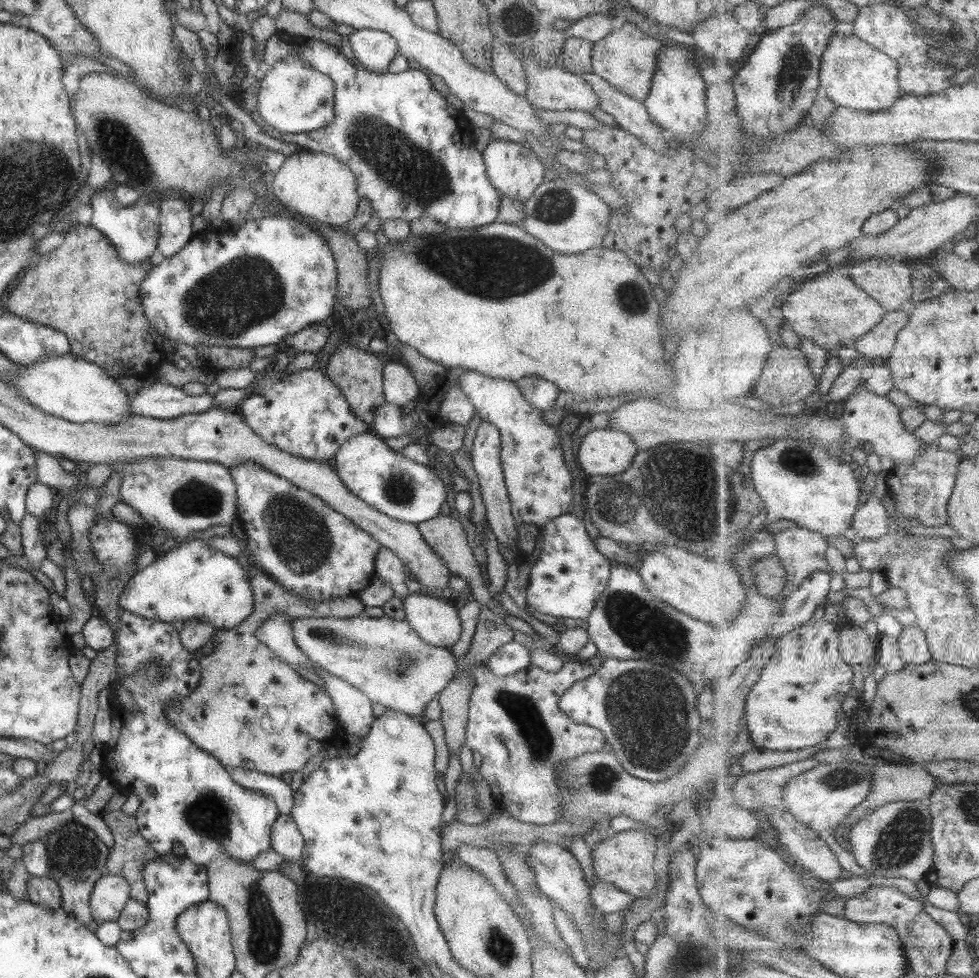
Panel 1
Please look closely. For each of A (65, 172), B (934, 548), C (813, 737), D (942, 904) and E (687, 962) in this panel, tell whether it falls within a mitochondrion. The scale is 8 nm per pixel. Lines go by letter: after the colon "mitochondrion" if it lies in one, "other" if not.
A: other
B: other
C: other
D: other
E: mitochondrion

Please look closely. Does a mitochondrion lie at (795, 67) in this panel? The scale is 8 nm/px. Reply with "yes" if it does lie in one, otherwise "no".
yes

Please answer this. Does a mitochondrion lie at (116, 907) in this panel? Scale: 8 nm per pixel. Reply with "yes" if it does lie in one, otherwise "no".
no

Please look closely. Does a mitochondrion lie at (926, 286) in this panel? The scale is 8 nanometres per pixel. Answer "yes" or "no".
yes

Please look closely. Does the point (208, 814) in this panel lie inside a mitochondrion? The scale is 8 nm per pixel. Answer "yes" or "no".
yes

